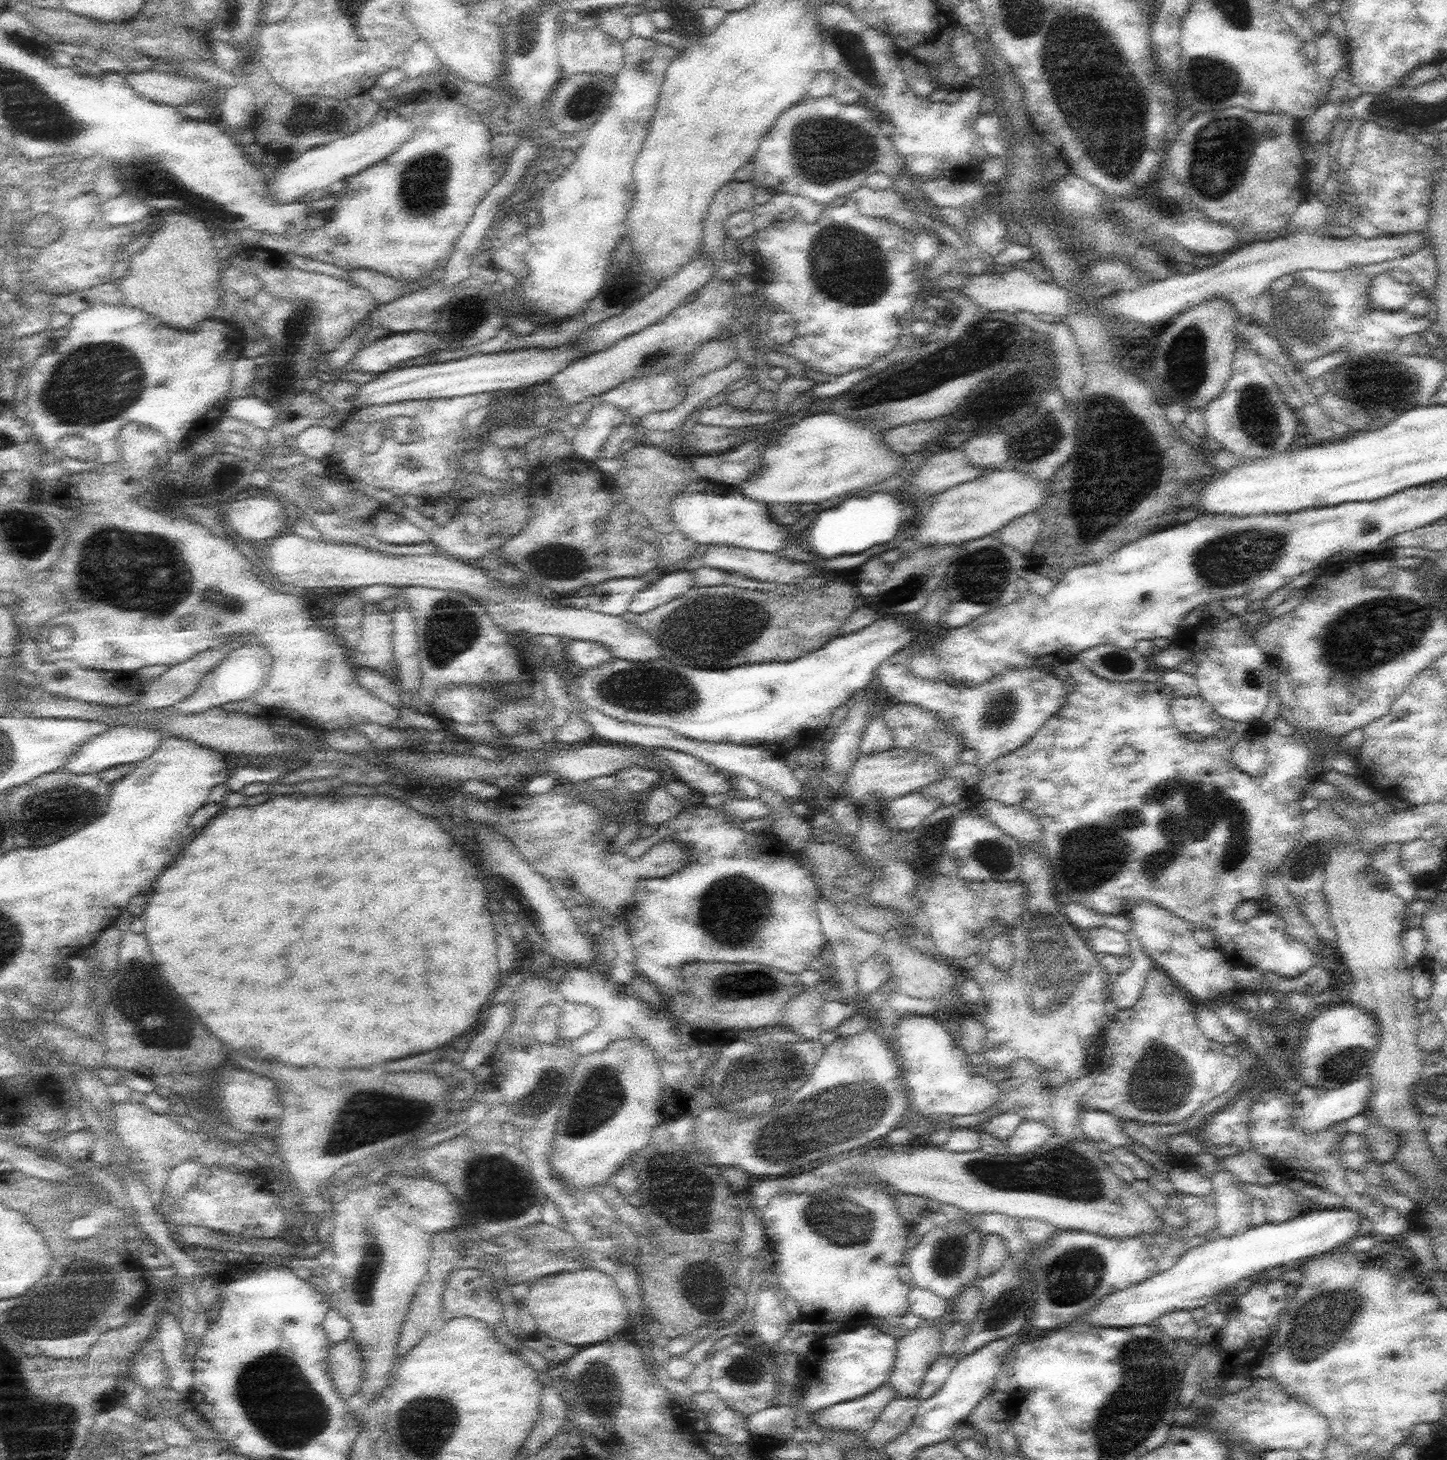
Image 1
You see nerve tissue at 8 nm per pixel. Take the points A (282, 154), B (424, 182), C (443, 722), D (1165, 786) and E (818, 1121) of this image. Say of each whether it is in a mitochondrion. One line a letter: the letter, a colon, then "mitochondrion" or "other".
A: other
B: mitochondrion
C: other
D: mitochondrion
E: mitochondrion

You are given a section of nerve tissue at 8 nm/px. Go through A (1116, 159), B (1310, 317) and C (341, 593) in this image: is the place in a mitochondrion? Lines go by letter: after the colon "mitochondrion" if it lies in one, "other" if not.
A: mitochondrion
B: mitochondrion
C: other

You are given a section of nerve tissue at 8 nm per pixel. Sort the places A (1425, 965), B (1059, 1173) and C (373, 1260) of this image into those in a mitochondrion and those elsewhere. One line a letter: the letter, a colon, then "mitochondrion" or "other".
A: other
B: mitochondrion
C: mitochondrion

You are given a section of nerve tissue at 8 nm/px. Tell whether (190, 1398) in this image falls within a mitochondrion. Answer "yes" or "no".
no

